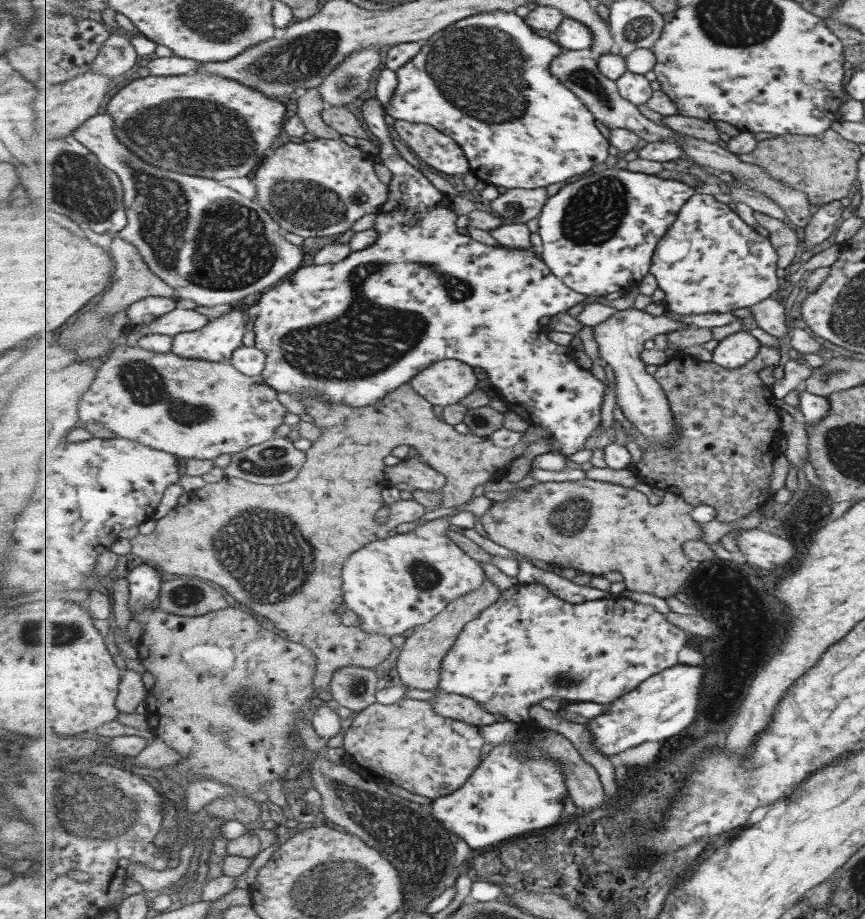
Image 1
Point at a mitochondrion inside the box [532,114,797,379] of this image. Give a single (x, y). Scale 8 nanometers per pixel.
(593, 215)

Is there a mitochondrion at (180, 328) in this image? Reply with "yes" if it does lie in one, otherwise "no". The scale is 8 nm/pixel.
no

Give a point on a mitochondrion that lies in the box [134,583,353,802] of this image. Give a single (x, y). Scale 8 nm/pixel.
(252, 699)

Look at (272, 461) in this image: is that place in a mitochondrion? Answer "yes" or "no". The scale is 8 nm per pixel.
yes

